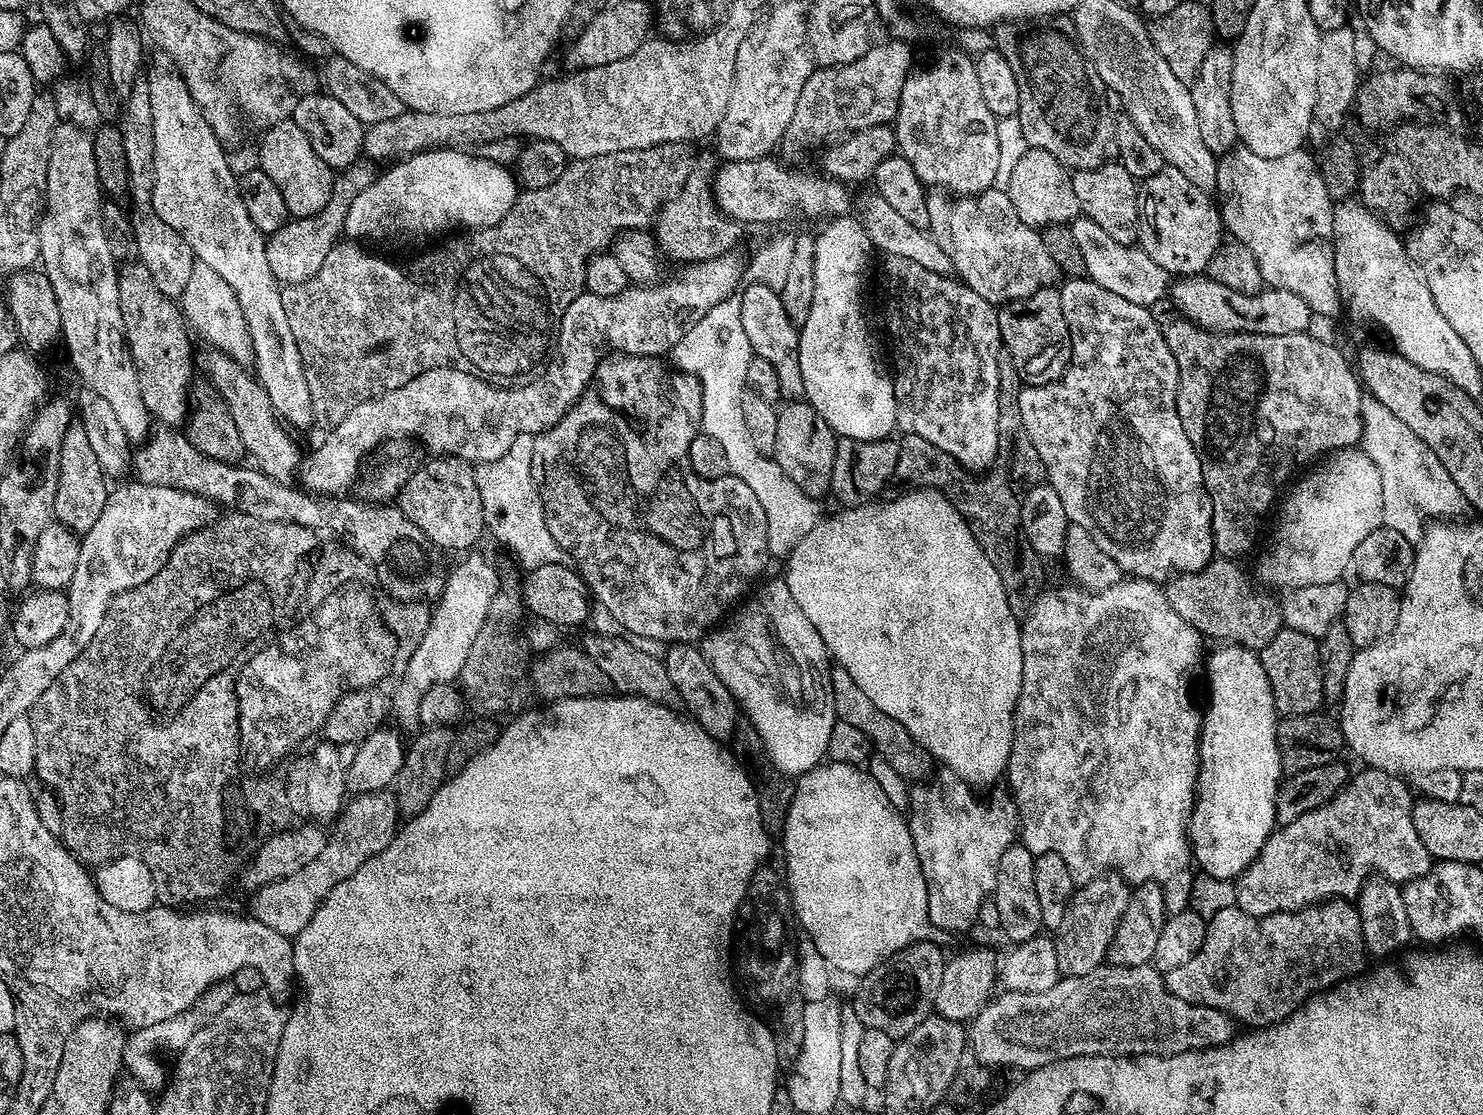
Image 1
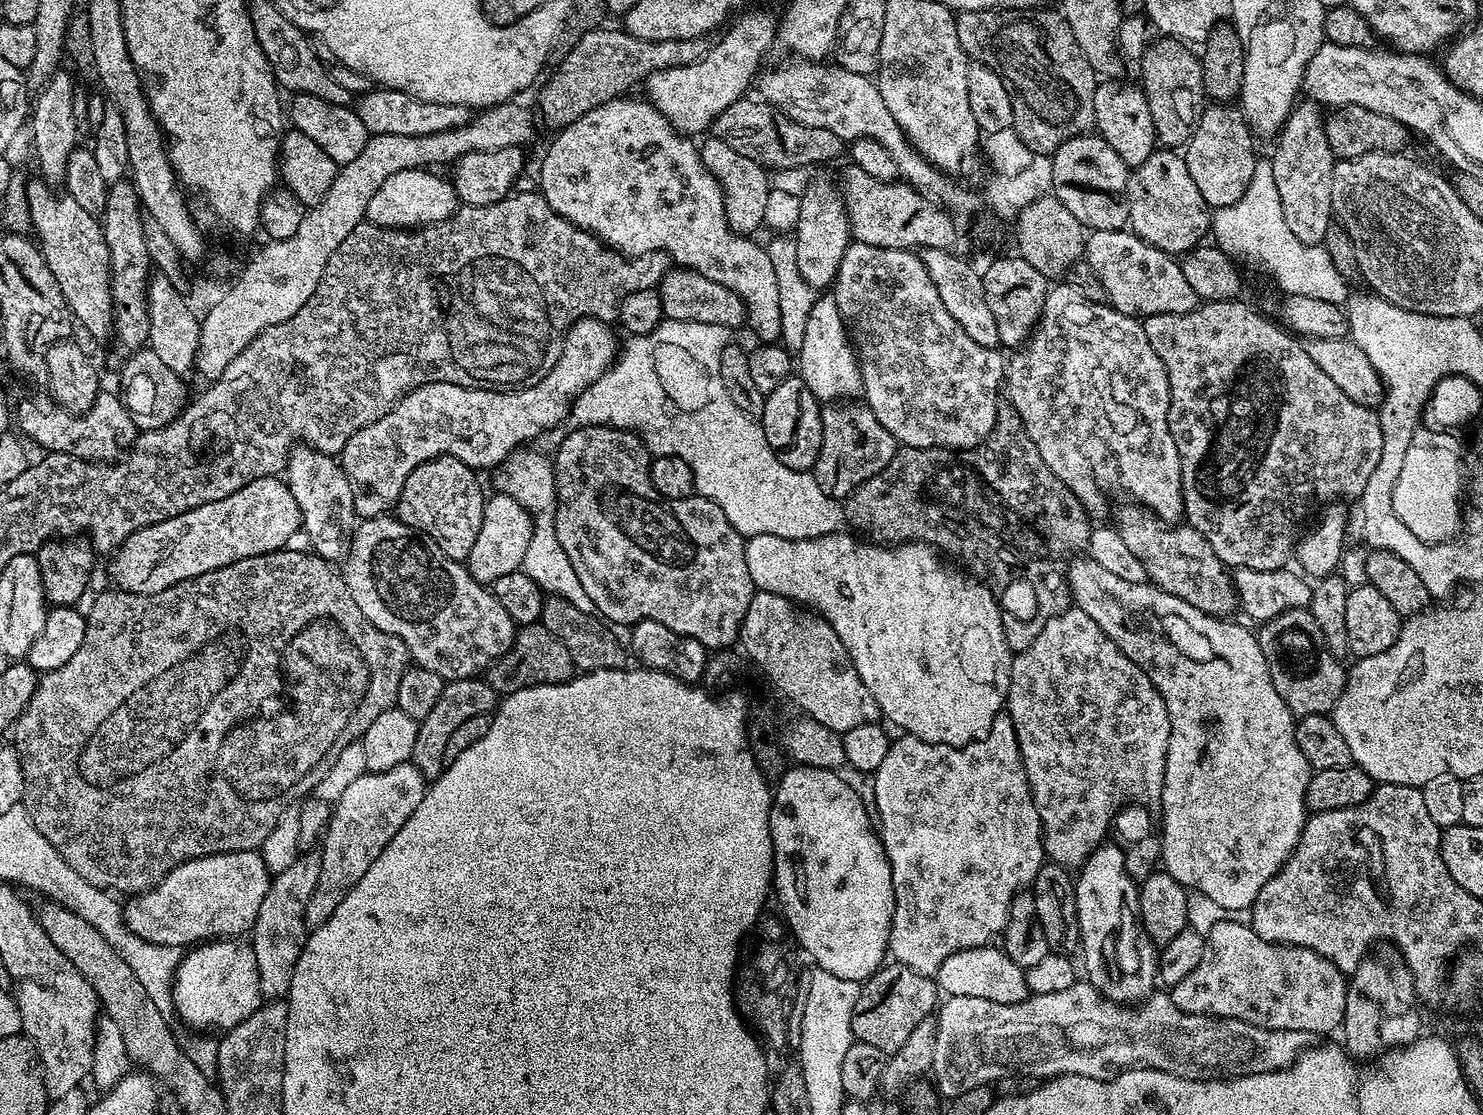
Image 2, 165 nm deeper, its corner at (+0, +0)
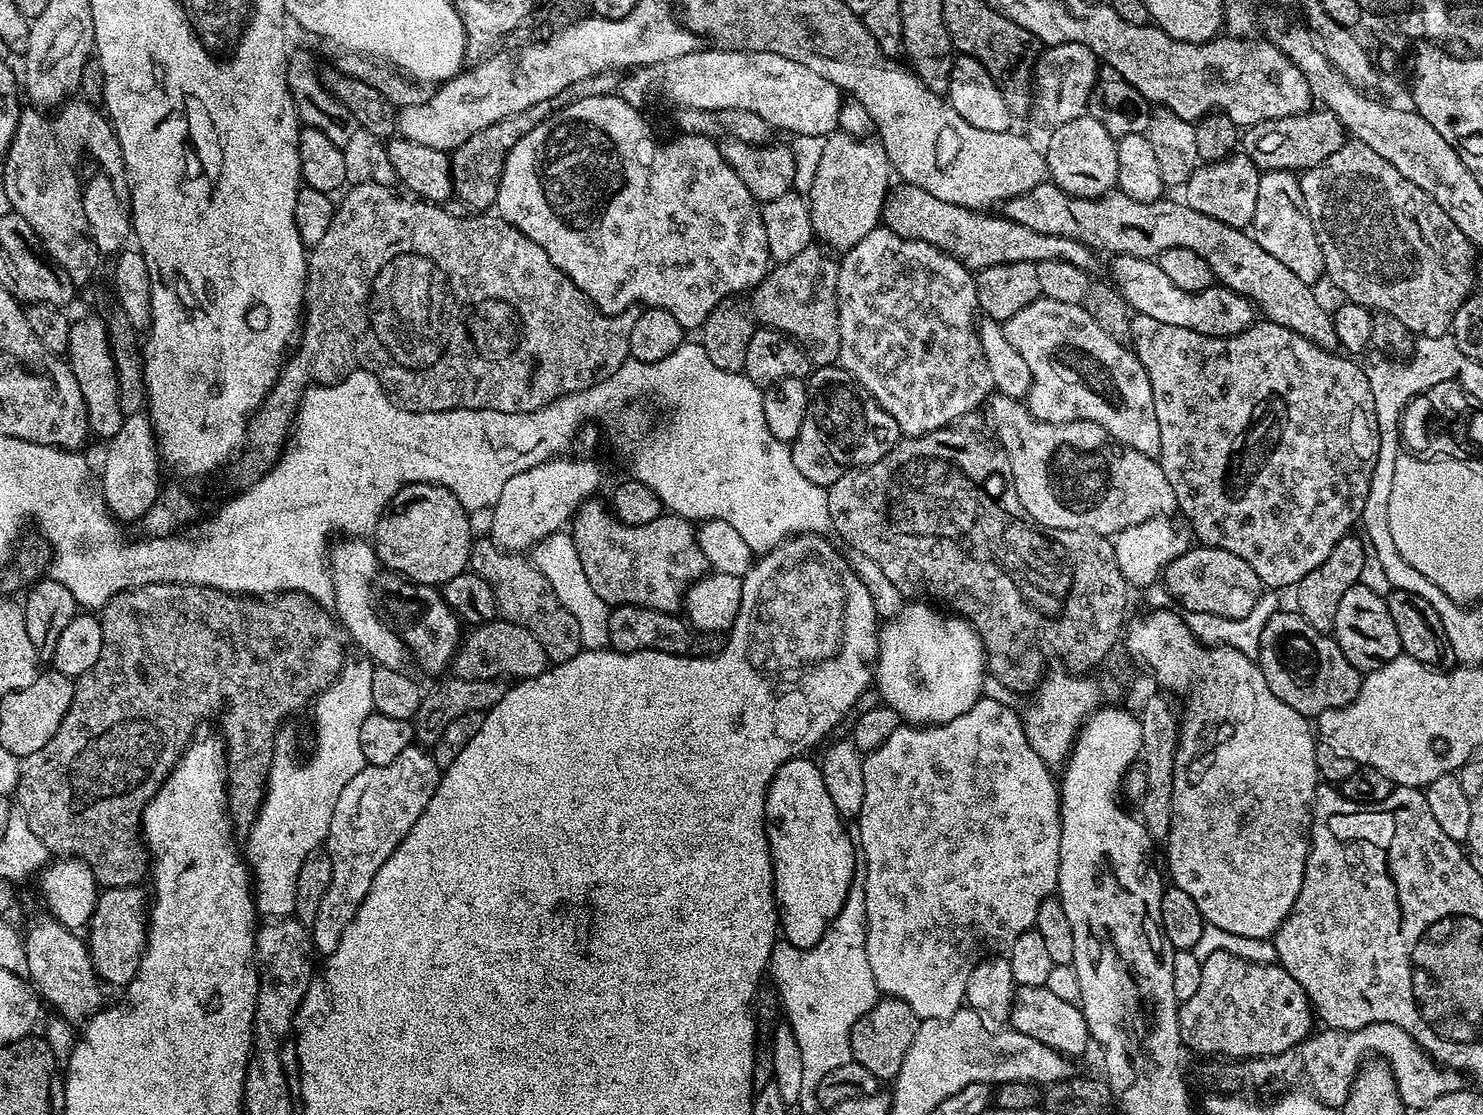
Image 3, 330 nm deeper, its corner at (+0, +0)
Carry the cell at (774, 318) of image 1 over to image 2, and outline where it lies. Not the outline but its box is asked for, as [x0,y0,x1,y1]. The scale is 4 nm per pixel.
[539,98,782,342]

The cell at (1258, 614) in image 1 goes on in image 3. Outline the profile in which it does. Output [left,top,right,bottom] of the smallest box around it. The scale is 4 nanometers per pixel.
[987,394,1177,532]

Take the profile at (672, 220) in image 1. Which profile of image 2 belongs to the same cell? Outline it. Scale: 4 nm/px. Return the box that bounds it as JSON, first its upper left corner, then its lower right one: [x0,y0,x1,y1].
[700,136,772,235]

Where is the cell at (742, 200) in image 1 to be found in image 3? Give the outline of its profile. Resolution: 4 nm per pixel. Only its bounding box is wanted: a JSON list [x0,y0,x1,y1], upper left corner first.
[883,183,1094,273]

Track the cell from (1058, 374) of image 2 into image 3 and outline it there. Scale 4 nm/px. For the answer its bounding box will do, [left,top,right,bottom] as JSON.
[1003,298,1160,457]

